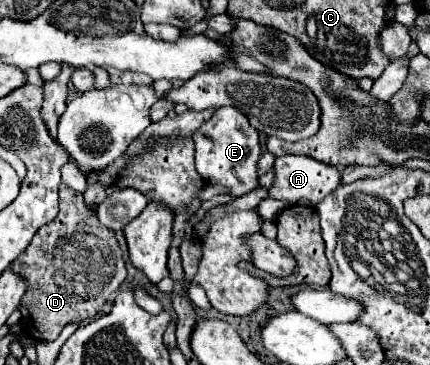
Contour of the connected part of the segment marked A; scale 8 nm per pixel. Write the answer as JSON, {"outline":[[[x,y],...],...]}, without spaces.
{"outline":[[[288,154],[288,156],[276,158],[274,162],[274,184],[268,188],[268,196],[274,200],[286,200],[290,204],[308,200],[316,206],[318,202],[322,202],[322,198],[326,198],[326,194],[332,194],[338,188],[338,184],[342,184],[338,168],[316,162],[314,158]]]}

